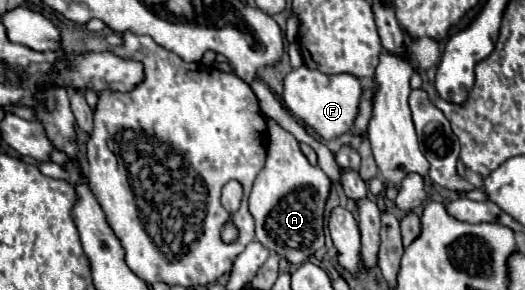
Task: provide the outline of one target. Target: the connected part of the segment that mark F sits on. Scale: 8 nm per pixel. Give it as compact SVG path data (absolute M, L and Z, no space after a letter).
M306 65L290 71L282 81L282 99L286 109L294 119L302 121L304 127L310 127L320 139L334 139L352 129L360 95L362 83L354 75L324 75L318 69L308 69Z

